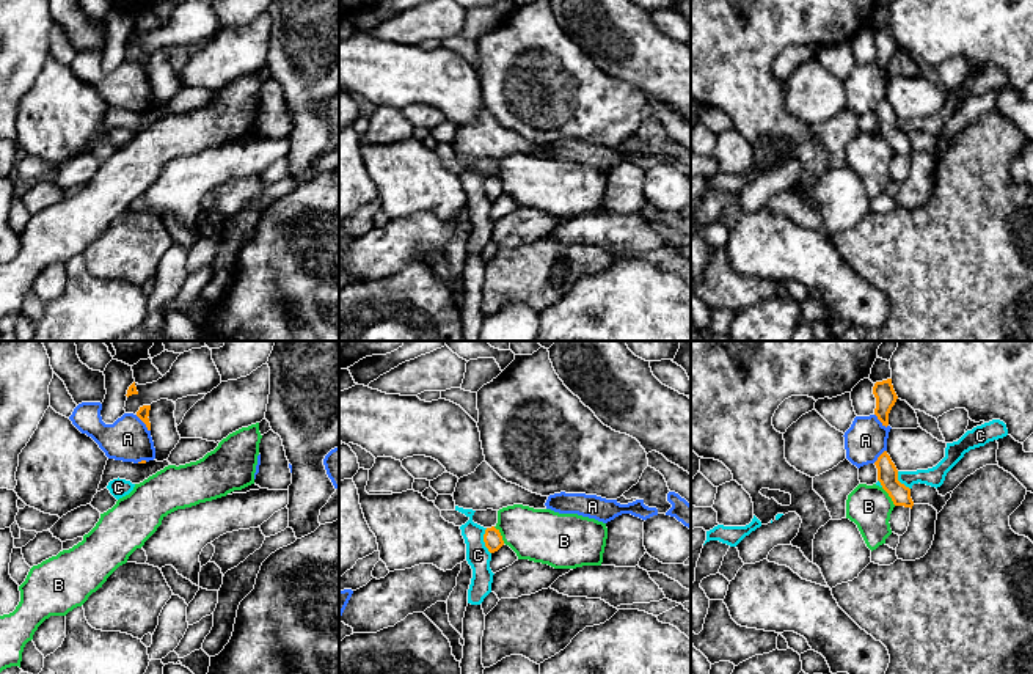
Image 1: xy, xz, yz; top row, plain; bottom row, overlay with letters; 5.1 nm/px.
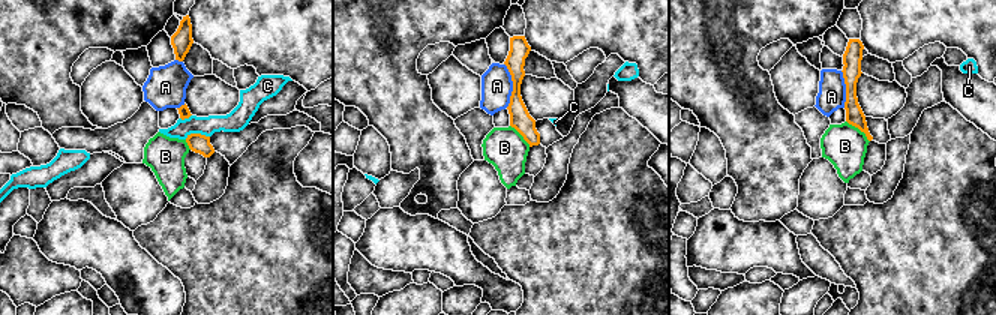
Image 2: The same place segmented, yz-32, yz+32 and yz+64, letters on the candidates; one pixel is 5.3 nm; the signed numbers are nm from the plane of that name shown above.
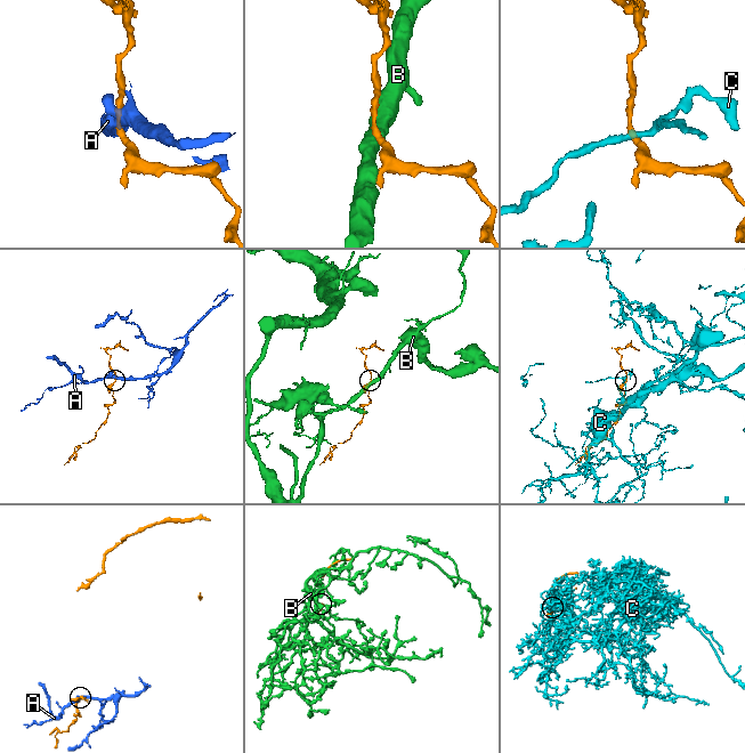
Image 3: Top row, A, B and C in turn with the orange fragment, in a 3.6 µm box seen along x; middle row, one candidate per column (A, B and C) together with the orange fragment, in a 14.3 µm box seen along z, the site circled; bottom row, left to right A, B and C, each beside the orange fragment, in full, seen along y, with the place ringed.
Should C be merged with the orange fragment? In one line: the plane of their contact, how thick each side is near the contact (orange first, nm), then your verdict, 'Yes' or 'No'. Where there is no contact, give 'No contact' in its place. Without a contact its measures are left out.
Touches orange in xz. Thickness 100 nm (orange) against 120 nm. No

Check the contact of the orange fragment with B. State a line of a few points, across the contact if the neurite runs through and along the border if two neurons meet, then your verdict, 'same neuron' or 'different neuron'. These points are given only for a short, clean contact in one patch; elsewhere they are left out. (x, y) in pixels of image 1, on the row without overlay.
same neuron

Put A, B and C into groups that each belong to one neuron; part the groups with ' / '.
A / B / C

